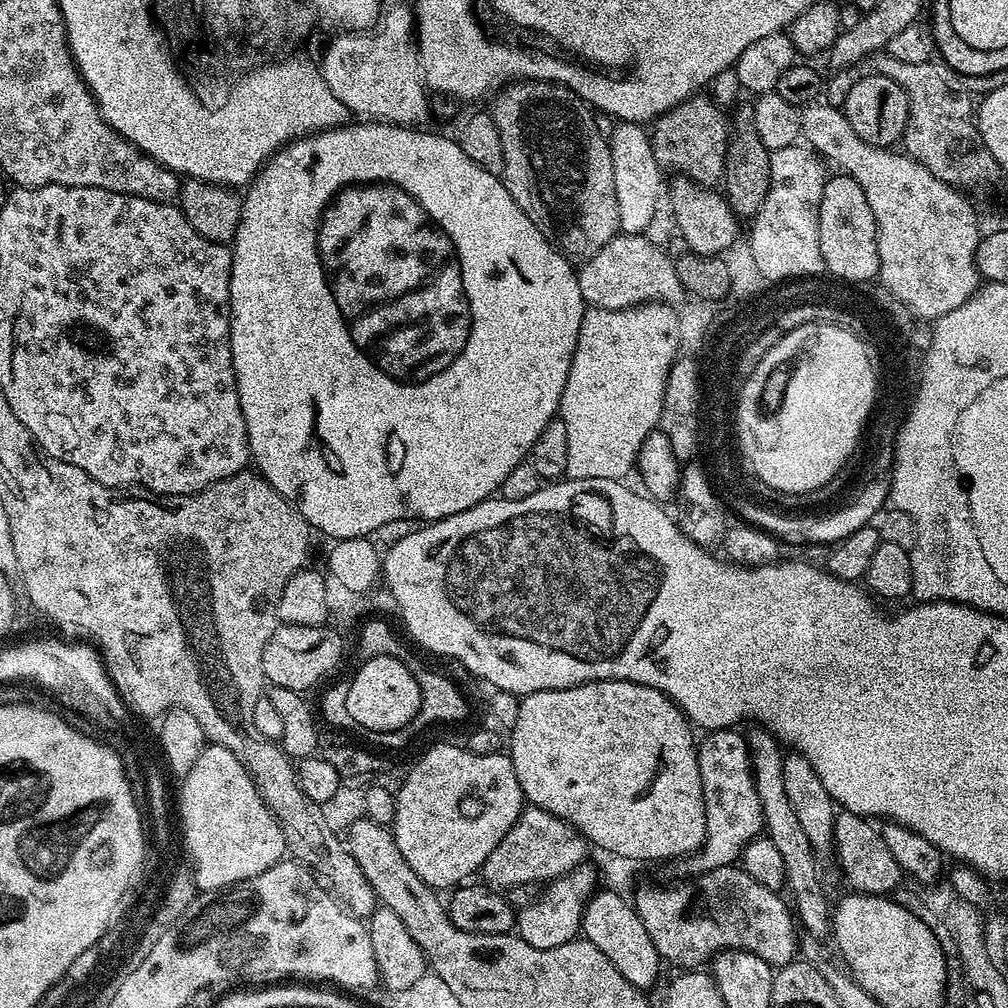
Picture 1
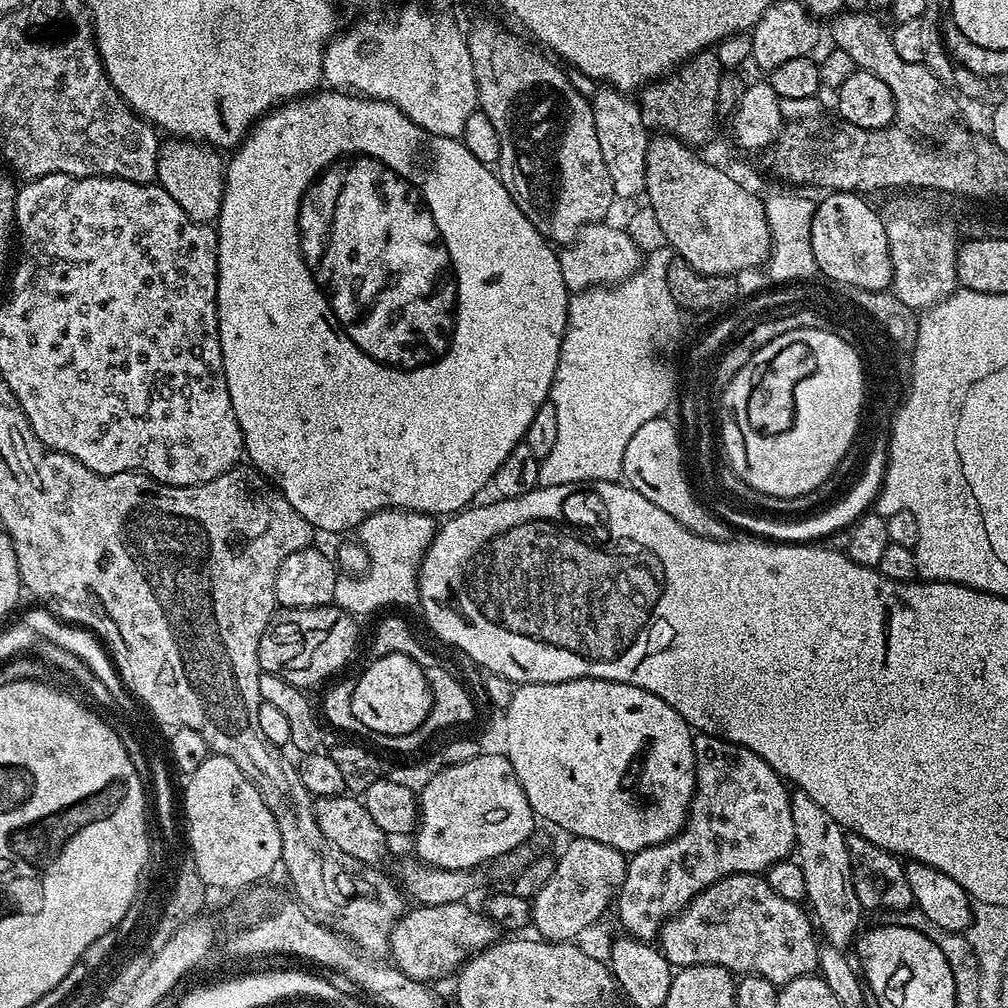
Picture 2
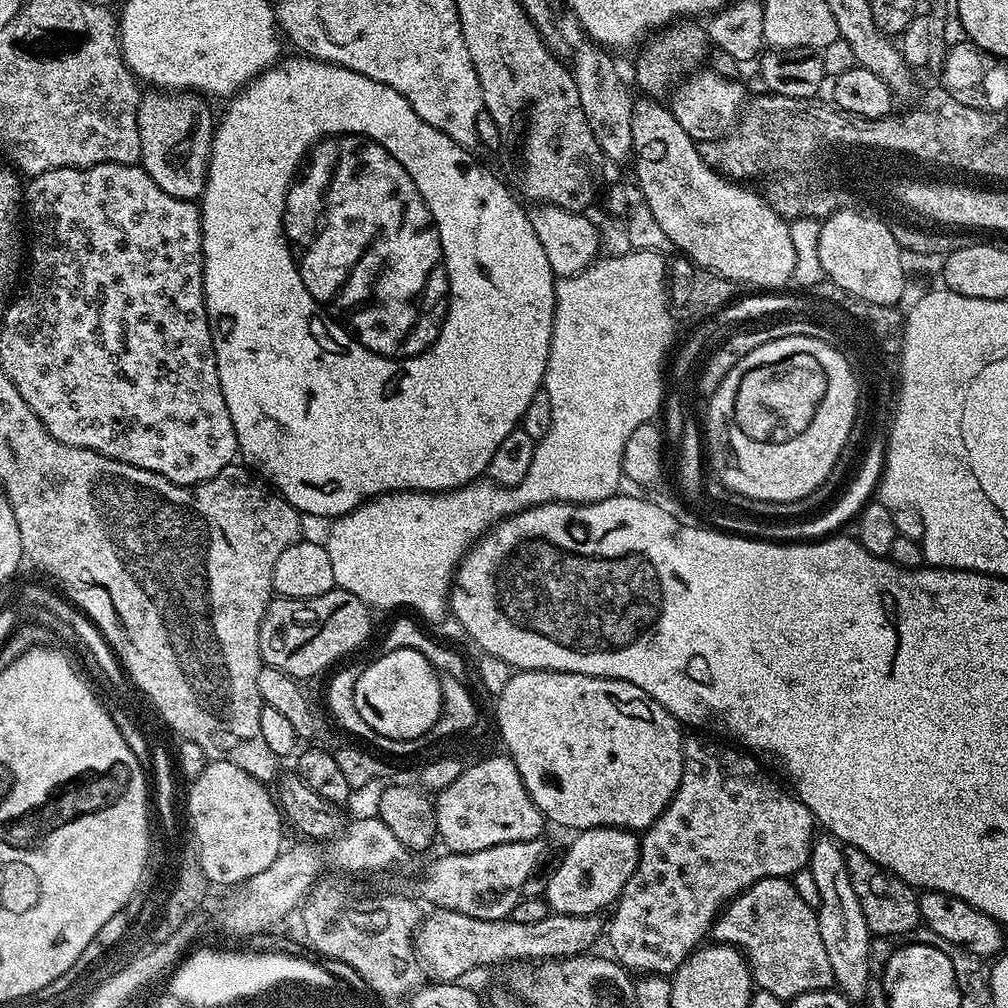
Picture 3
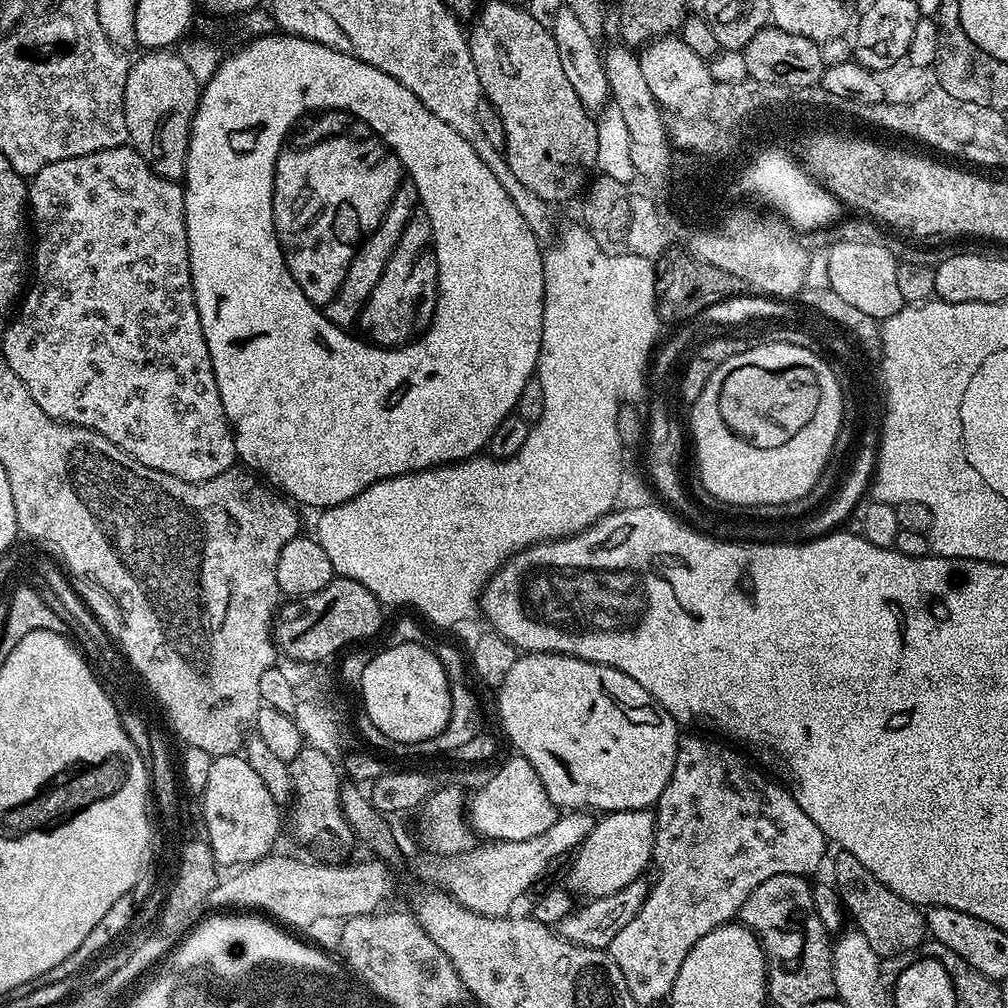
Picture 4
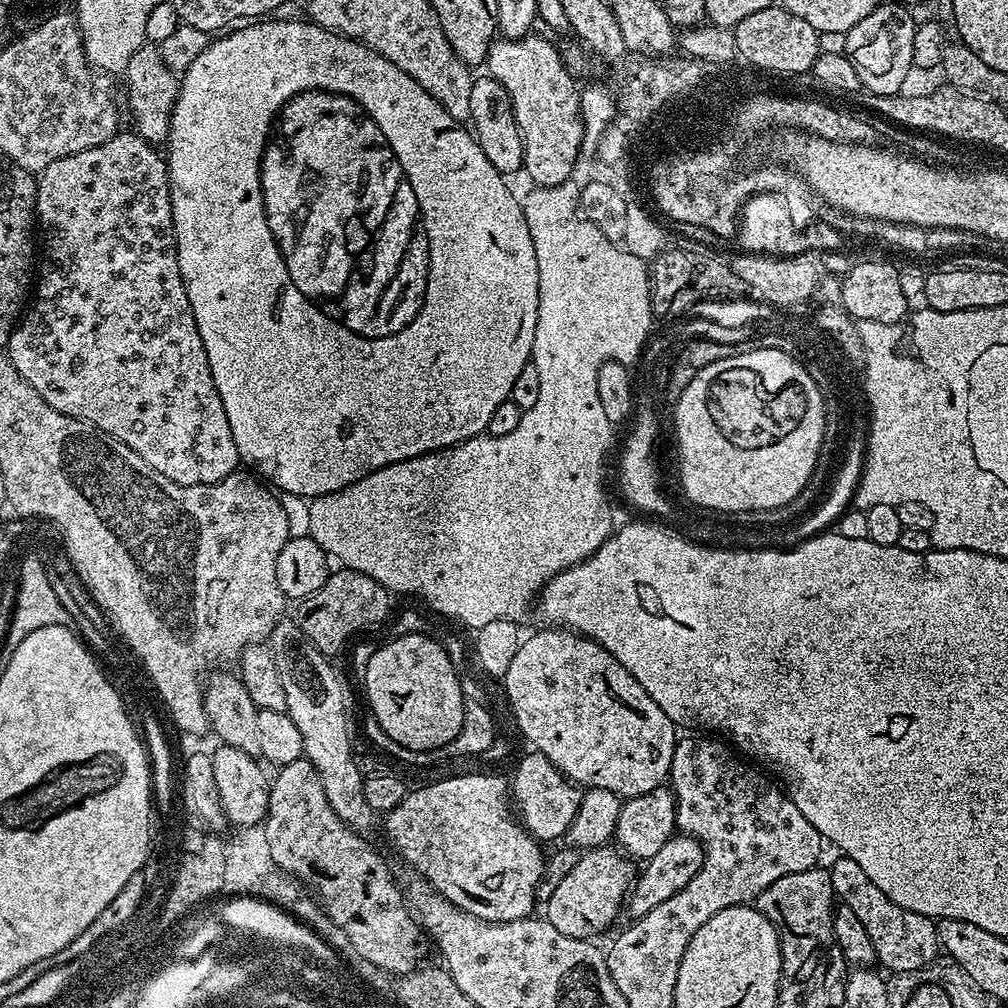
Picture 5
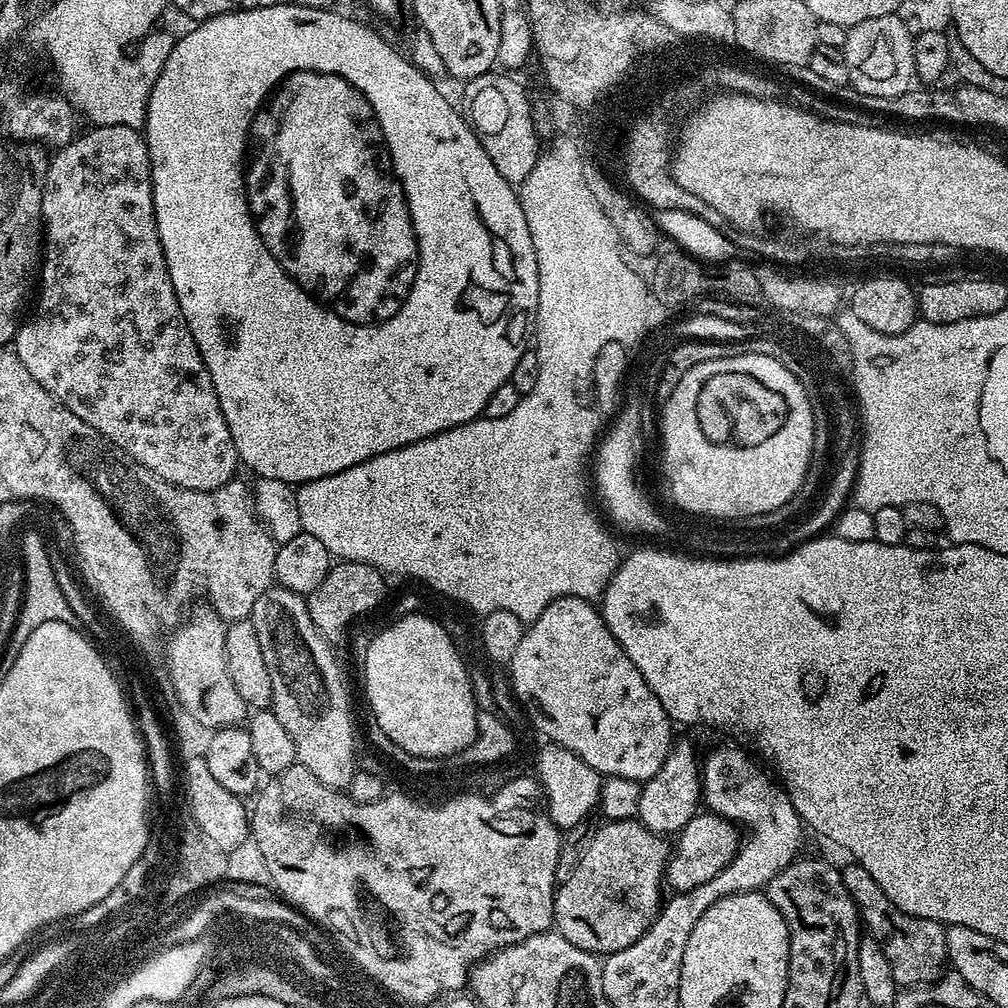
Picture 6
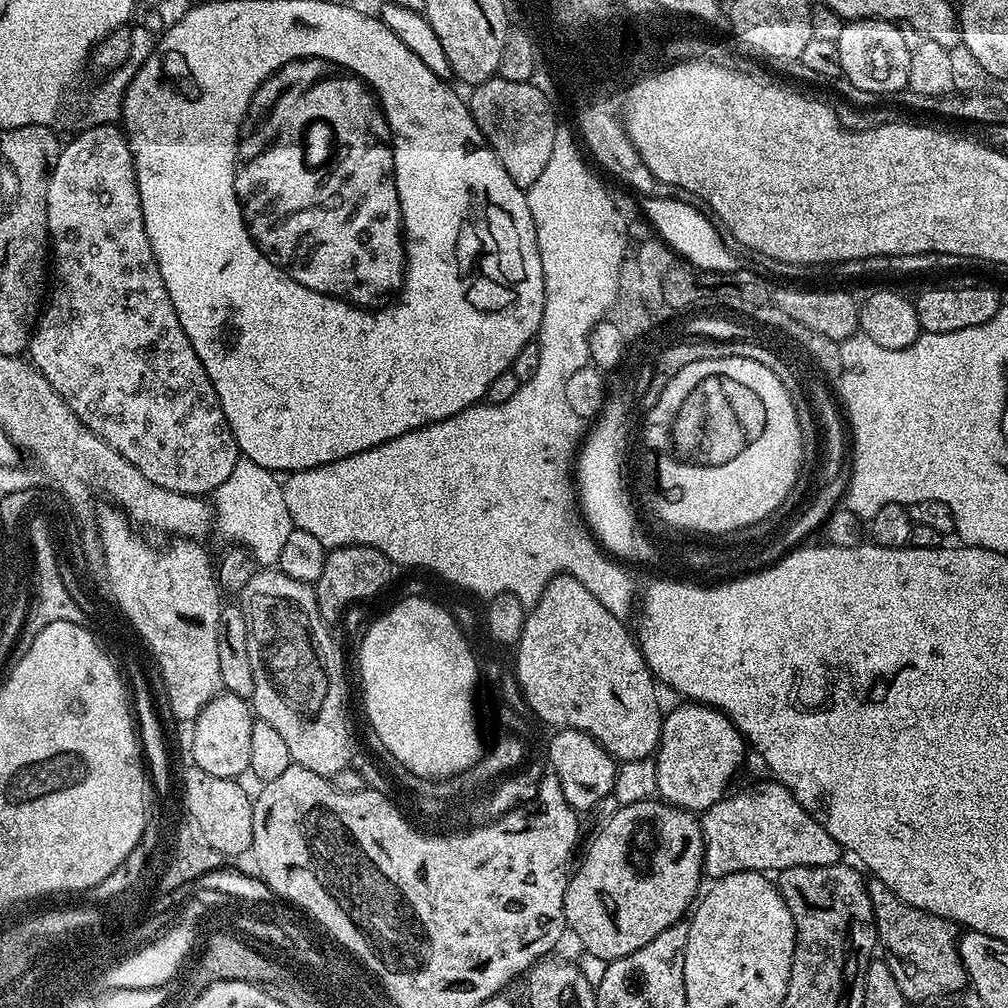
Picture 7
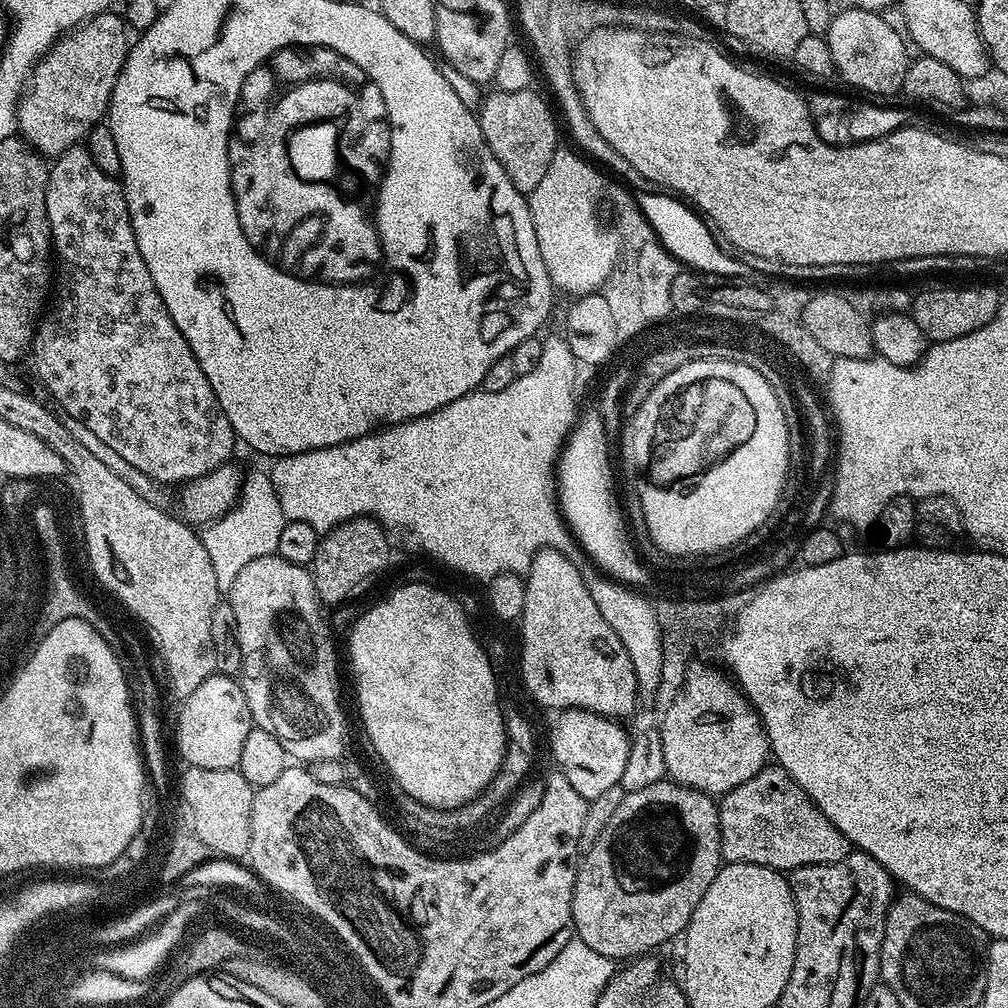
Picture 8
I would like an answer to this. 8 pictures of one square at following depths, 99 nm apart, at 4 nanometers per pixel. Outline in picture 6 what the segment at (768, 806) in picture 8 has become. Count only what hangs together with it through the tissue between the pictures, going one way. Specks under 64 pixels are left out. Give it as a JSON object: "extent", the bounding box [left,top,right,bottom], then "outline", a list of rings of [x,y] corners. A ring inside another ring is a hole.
{"extent":[664,810,742,894],"outline":[[[707,810],[701,811],[678,833],[674,840],[674,847],[668,857],[668,864],[664,868],[664,878],[667,887],[672,887],[673,893],[679,894],[686,890],[694,890],[694,886],[702,886],[702,882],[710,882],[714,874],[726,867],[740,848],[742,832],[731,820],[724,820],[720,816]]]}

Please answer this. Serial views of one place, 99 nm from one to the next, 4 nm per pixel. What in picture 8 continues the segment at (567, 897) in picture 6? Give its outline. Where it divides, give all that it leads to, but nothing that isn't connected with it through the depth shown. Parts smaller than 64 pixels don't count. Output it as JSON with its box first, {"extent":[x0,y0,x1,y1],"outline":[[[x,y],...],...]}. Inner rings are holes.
{"extent":[573,778,722,958],"outline":[[[667,778],[646,790],[624,792],[620,805],[596,836],[588,857],[581,859],[573,886],[575,935],[598,954],[613,958],[635,958],[681,935],[687,928],[702,894],[722,867],[720,854],[720,810],[707,792],[699,792]]]}

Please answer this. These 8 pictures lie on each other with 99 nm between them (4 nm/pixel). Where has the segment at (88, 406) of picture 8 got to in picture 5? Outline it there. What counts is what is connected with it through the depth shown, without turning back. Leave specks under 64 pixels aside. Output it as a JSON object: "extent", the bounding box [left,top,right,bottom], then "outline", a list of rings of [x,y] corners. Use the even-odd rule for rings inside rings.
{"extent":[6,131,241,486],"outline":[[[117,131],[115,136],[111,136],[109,140],[102,142],[102,146],[90,146],[78,154],[70,154],[66,158],[58,158],[58,162],[50,162],[50,166],[46,166],[46,170],[39,173],[36,181],[36,218],[39,231],[40,228],[44,231],[44,248],[42,244],[44,261],[41,264],[39,261],[38,264],[38,279],[34,284],[34,299],[31,301],[27,311],[23,313],[22,319],[13,328],[12,336],[8,339],[6,345],[6,355],[8,361],[14,366],[14,370],[18,370],[18,374],[22,374],[22,378],[26,378],[26,382],[30,382],[30,386],[34,386],[34,390],[38,390],[38,394],[42,394],[42,398],[46,398],[46,402],[50,402],[50,406],[54,406],[54,410],[62,410],[62,414],[73,416],[79,420],[85,420],[87,424],[92,424],[98,430],[110,434],[118,442],[130,446],[130,450],[134,450],[134,454],[138,454],[142,458],[142,462],[146,462],[146,466],[154,466],[154,470],[158,470],[158,474],[166,474],[166,478],[170,478],[170,482],[178,482],[182,486],[216,484],[222,478],[230,475],[231,472],[237,471],[241,458],[238,454],[238,446],[234,446],[234,434],[230,434],[230,422],[226,418],[226,406],[222,406],[222,398],[218,398],[218,390],[214,386],[214,374],[210,374],[210,362],[206,358],[206,346],[202,346],[202,334],[198,334],[198,326],[194,322],[194,310],[190,306],[190,298],[186,294],[186,286],[182,282],[182,274],[178,270],[176,241],[170,235],[172,230],[172,207],[170,206],[170,190],[168,189],[168,162],[161,153],[160,156],[156,153],[159,151],[153,145],[146,143],[143,138],[137,136],[135,131],[124,131]]]}

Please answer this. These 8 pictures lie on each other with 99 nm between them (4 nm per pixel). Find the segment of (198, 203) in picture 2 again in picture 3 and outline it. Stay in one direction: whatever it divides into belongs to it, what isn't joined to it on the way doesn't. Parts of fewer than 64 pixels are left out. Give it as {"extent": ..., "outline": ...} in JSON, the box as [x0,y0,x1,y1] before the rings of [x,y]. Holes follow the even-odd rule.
{"extent":[138,90,214,201],"outline":[[[148,90],[141,95],[138,106],[138,138],[142,138],[140,164],[170,194],[179,200],[199,201],[204,195],[208,177],[208,159],[212,153],[212,133],[214,116],[208,109],[209,101],[192,90]]]}

